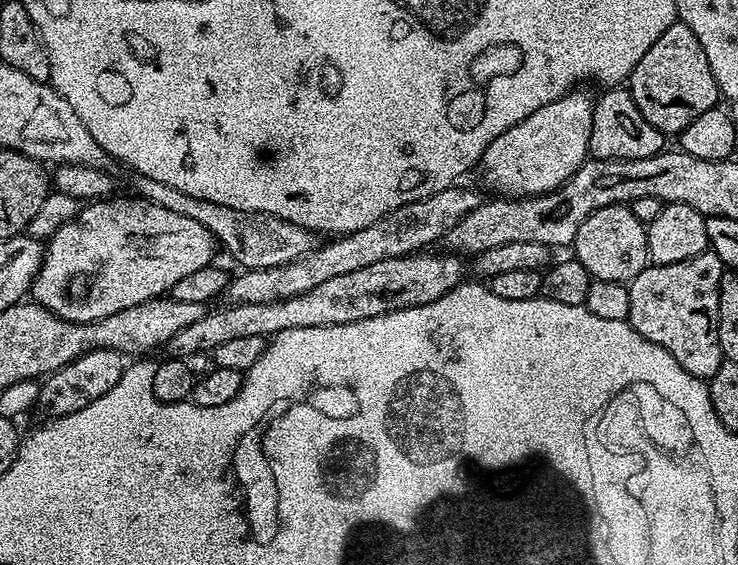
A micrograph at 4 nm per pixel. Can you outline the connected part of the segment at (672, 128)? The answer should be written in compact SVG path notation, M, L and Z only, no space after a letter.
M679 22L669 26L666 34L646 50L642 62L634 66L630 91L638 110L642 110L642 118L665 134L679 134L698 118L698 114L706 114L706 110L717 107L722 100L710 62L706 62L706 50L702 50L702 42L698 42L698 34Z

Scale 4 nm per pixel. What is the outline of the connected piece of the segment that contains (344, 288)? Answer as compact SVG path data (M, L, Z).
M421 250L413 252L410 256L399 256L398 258L382 258L382 262L374 262L371 266L362 266L362 270L350 270L350 274L338 274L338 278L330 278L326 282L321 282L319 286L314 286L314 290L306 290L306 294L298 294L294 298L286 298L278 302L264 302L258 304L234 304L229 303L228 308L216 308L213 310L205 311L202 318L198 318L198 322L193 322L191 326L186 326L182 330L178 330L178 334L174 334L166 345L167 351L176 358L193 358L199 352L206 352L212 354L216 347L224 345L227 341L233 341L234 338L253 337L254 335L262 335L267 338L277 336L282 330L292 330L294 328L305 328L306 326L330 326L331 324L345 324L346 322L358 322L366 318L374 318L381 316L387 312L394 310L402 310L403 308L413 308L414 306L426 306L426 302L438 302L438 298L442 298L442 294L446 294L450 290L457 288L459 284L465 279L464 268L466 272L466 264L463 264L461 257L456 254L445 254L440 250Z

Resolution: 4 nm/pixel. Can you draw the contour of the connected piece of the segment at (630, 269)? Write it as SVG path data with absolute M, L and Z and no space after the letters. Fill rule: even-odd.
M611 204L594 210L578 226L574 258L589 272L592 280L605 280L627 285L648 267L648 230L634 218L628 204Z

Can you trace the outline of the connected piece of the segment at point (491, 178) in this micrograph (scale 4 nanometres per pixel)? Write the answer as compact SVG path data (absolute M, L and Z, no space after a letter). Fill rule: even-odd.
M584 90L567 92L562 98L534 110L530 118L522 118L506 134L498 134L490 146L482 154L478 165L478 172L484 175L484 184L493 188L493 193L504 198L523 198L526 196L541 196L547 192L553 192L558 186L562 186L573 176L585 160L589 159L588 143L590 142L590 126L592 125L593 97L587 96Z

